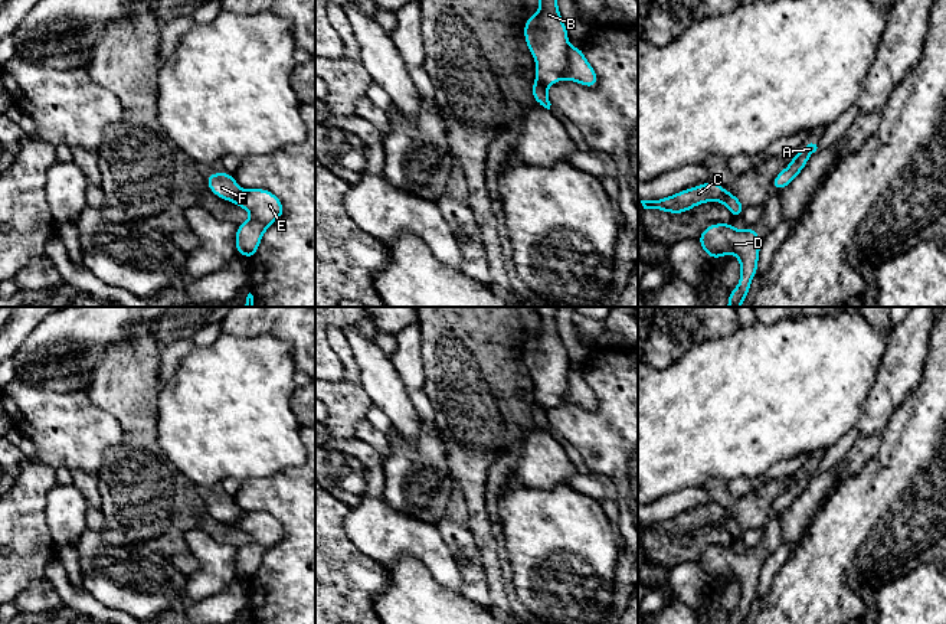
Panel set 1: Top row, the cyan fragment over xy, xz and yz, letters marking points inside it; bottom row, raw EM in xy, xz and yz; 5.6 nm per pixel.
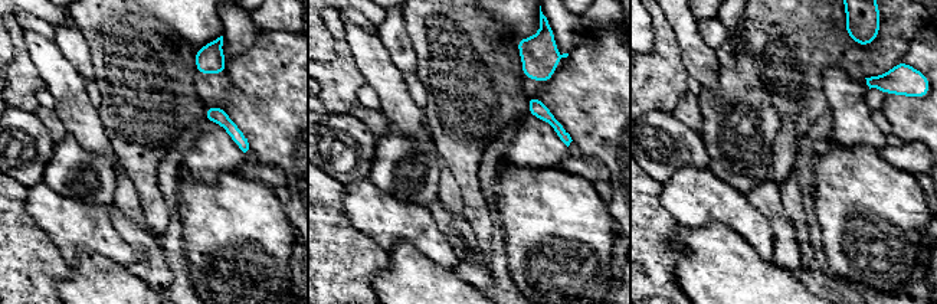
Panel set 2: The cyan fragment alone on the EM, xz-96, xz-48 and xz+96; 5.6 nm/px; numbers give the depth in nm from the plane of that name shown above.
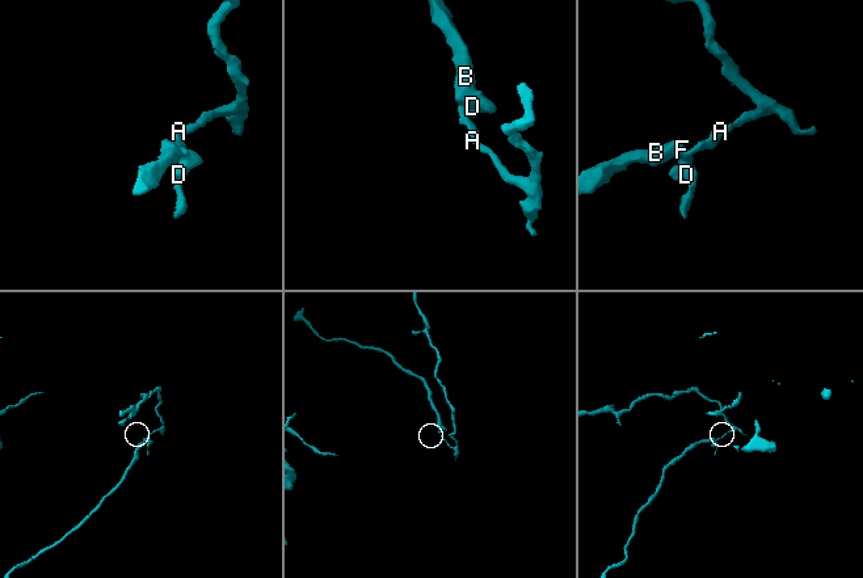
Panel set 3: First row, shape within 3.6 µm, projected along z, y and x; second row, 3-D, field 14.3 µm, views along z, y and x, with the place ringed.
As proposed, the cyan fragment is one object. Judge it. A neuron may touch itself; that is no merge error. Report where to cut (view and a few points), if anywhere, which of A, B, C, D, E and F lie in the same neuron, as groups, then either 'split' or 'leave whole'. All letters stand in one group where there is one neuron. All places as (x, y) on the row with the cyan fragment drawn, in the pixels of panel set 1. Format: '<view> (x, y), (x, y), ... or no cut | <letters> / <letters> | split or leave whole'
xz (570, 48), (560, 77) | A D E / B C F | split

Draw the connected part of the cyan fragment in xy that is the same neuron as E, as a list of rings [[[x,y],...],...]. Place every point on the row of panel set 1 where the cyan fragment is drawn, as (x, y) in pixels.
[[[266,189],[240,190],[233,203],[252,213],[249,220],[238,225],[235,241],[236,252],[253,259],[266,228],[284,215],[284,205]]]

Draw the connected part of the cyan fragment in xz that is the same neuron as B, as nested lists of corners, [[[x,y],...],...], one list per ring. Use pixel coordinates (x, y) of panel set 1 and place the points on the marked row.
[[[540,0],[539,13],[524,22],[524,39],[536,61],[536,81],[556,84],[562,78],[570,49],[556,0]]]

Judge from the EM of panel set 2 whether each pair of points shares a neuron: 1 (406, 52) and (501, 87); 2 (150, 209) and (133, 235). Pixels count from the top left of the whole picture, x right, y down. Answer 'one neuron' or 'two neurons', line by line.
1: two neurons
2: two neurons

